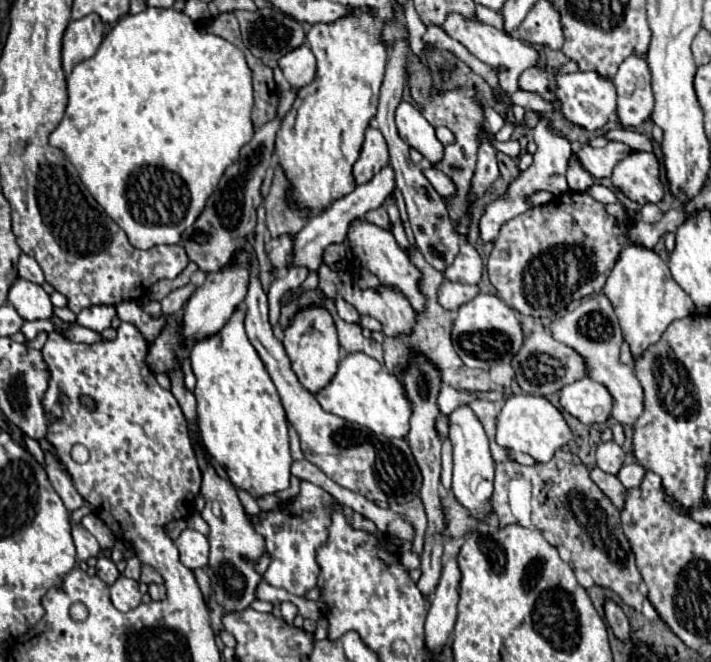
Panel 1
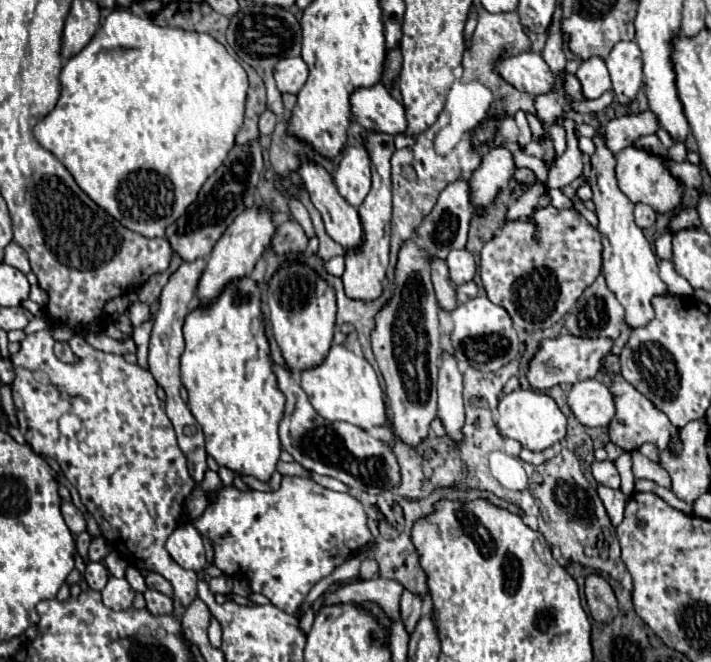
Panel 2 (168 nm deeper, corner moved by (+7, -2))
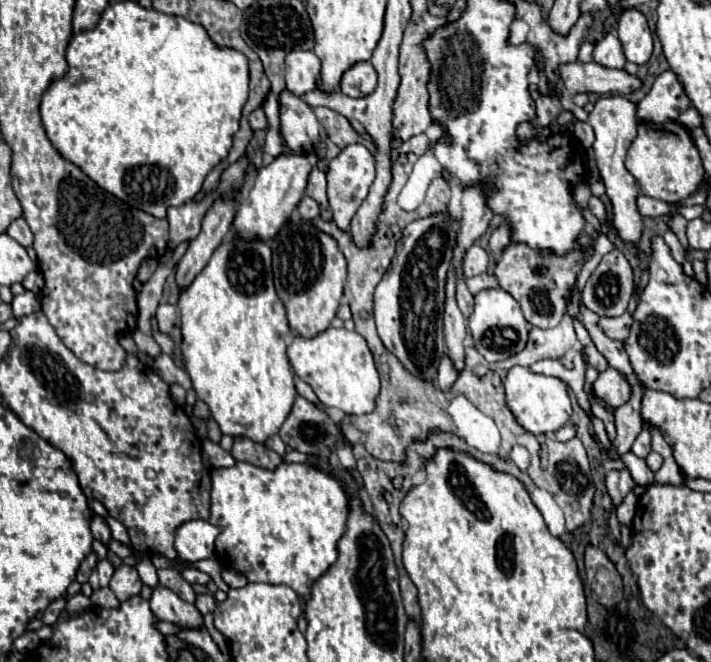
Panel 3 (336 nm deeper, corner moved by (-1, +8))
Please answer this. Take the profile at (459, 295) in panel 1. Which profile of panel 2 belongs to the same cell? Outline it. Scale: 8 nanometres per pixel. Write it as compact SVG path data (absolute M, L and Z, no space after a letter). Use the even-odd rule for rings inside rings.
M470 281L470 283L466 283L466 285L460 285L458 291L456 291L458 303L466 303L468 299L472 299L472 297L476 297L476 295L478 295L478 287L476 287L474 281Z

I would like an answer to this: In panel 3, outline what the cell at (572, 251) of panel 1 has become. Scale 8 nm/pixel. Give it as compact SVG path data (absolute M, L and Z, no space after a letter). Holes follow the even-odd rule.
M586 231L580 233L576 247L566 255L556 255L552 251L542 253L542 249L532 249L526 243L512 241L498 257L498 263L494 267L494 277L498 279L498 285L520 303L522 313L530 325L542 329L556 327L566 313L568 295L572 293L572 287L582 271L582 265L592 255L594 255L594 241ZM586 247L588 251L584 251Z

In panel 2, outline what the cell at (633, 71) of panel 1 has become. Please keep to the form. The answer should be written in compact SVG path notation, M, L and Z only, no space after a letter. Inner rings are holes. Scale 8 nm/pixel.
M620 41L612 47L606 59L612 89L622 105L634 101L638 89L642 87L642 53L634 41Z

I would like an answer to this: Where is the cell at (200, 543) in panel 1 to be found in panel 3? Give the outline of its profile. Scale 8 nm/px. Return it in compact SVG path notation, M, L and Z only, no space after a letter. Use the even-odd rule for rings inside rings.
M204 519L186 521L176 529L174 547L178 551L178 557L192 563L214 557L216 535L218 535L218 529Z

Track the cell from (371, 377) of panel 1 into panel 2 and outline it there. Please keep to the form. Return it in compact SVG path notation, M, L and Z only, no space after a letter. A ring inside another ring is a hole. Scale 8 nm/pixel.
M332 345L320 365L300 371L300 387L312 407L328 421L346 421L360 429L380 427L386 421L386 405L372 365L344 345Z

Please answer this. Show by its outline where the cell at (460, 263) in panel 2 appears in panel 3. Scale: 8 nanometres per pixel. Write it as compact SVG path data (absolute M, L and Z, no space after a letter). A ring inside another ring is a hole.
M472 245L466 249L464 261L462 261L462 271L466 277L474 277L484 273L488 267L488 255L480 245Z

